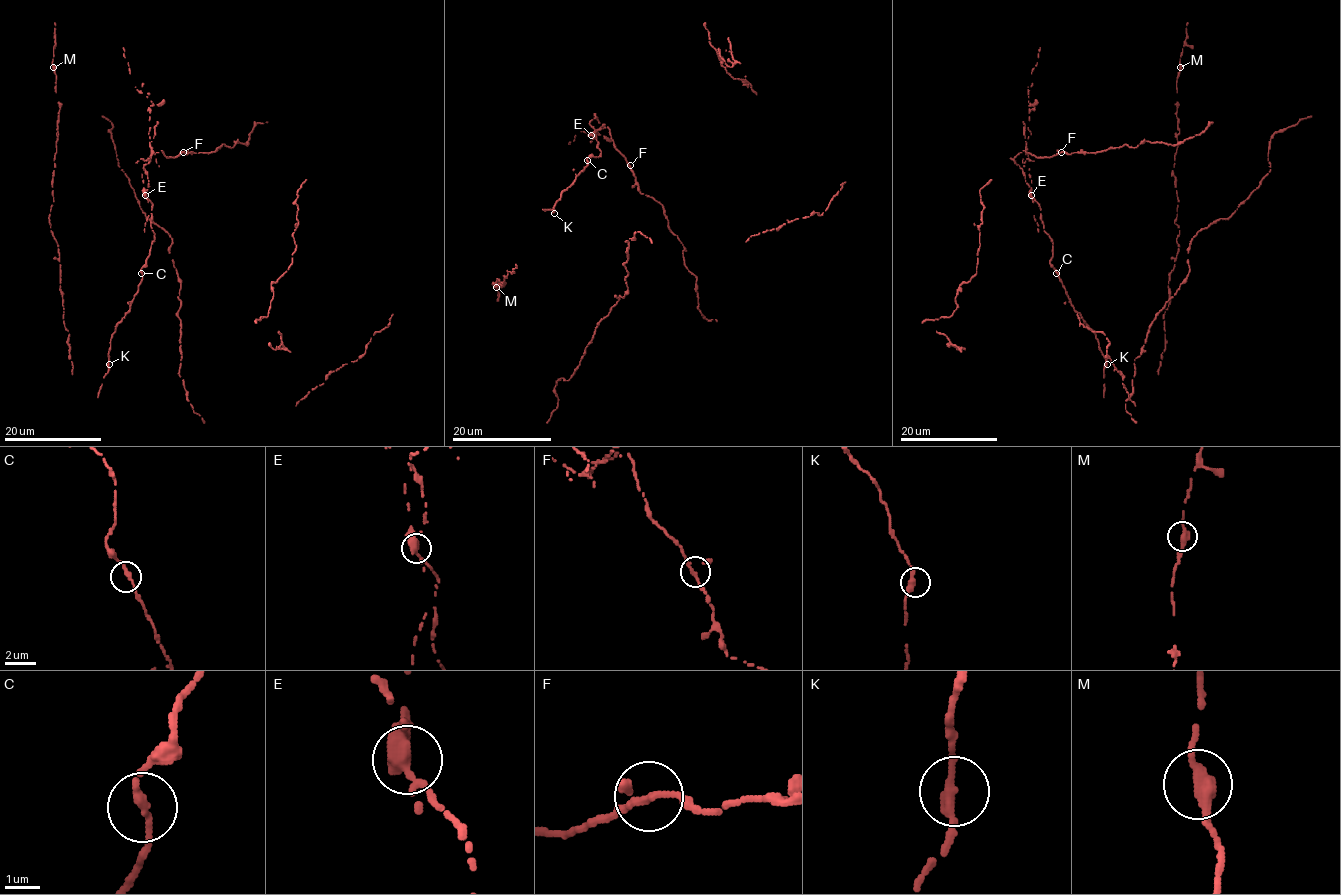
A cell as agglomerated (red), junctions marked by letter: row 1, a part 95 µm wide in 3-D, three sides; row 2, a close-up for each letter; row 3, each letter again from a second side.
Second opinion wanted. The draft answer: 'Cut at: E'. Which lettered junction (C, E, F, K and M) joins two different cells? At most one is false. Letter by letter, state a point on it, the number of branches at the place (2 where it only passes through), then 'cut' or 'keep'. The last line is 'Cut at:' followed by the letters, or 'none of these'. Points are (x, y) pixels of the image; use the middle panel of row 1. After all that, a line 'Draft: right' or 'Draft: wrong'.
C: (587, 160) | 2 | keep
E: (591, 135) | 3 | cut
F: (630, 165) | 3 | keep
K: (554, 213) | 2 | keep
M: (496, 287) | 2 | keep
Cut at: E
Draft: right

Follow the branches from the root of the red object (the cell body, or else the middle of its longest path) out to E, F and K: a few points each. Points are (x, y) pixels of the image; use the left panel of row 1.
E: (141, 272), (155, 234), (151, 228), (152, 203), (145, 194)
F: (141, 272), (155, 234), (144, 165), (156, 152), (166, 157), (183, 152)
K: (141, 272), (143, 278), (131, 308), (111, 336), (109, 364)

